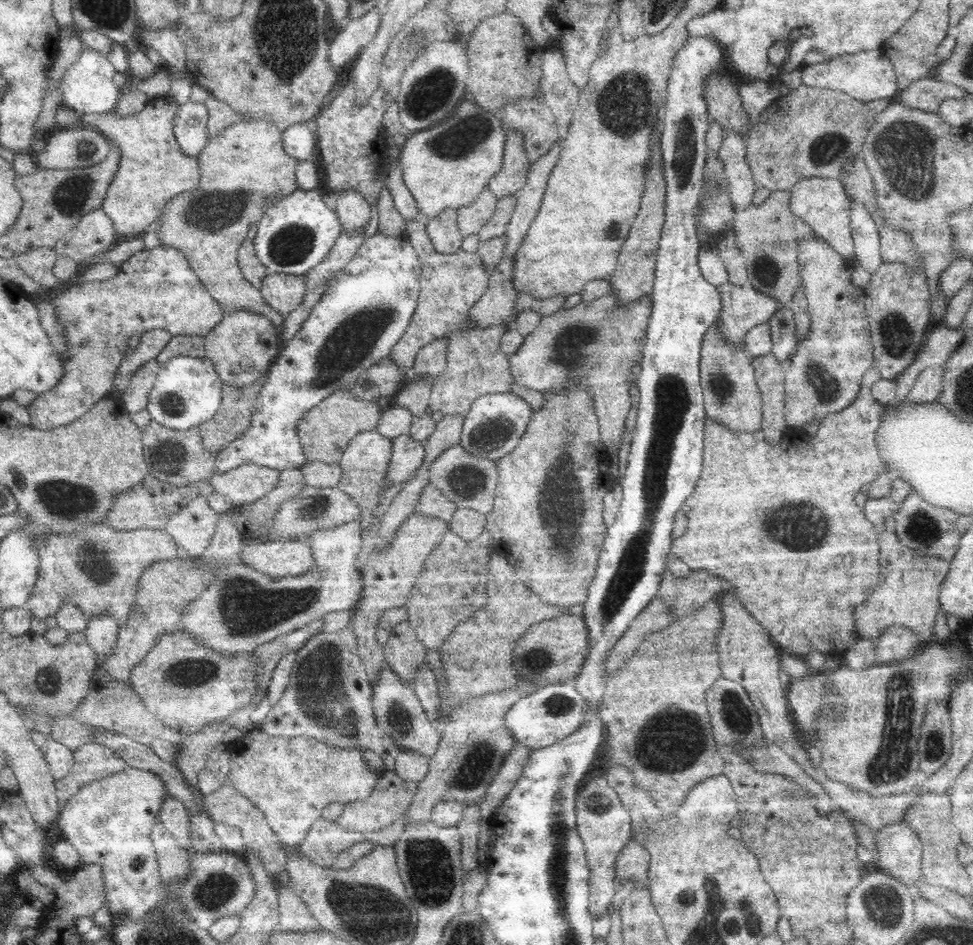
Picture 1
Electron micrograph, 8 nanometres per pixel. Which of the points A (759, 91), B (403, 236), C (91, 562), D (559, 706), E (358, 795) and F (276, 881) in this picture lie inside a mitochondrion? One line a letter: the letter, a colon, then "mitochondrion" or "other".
A: other
B: other
C: mitochondrion
D: mitochondrion
E: other
F: other

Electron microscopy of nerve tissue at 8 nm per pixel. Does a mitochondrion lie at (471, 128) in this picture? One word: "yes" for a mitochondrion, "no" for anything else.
yes

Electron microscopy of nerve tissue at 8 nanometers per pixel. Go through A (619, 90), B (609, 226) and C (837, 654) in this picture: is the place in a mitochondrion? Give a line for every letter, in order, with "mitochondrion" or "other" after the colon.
A: mitochondrion
B: mitochondrion
C: other

